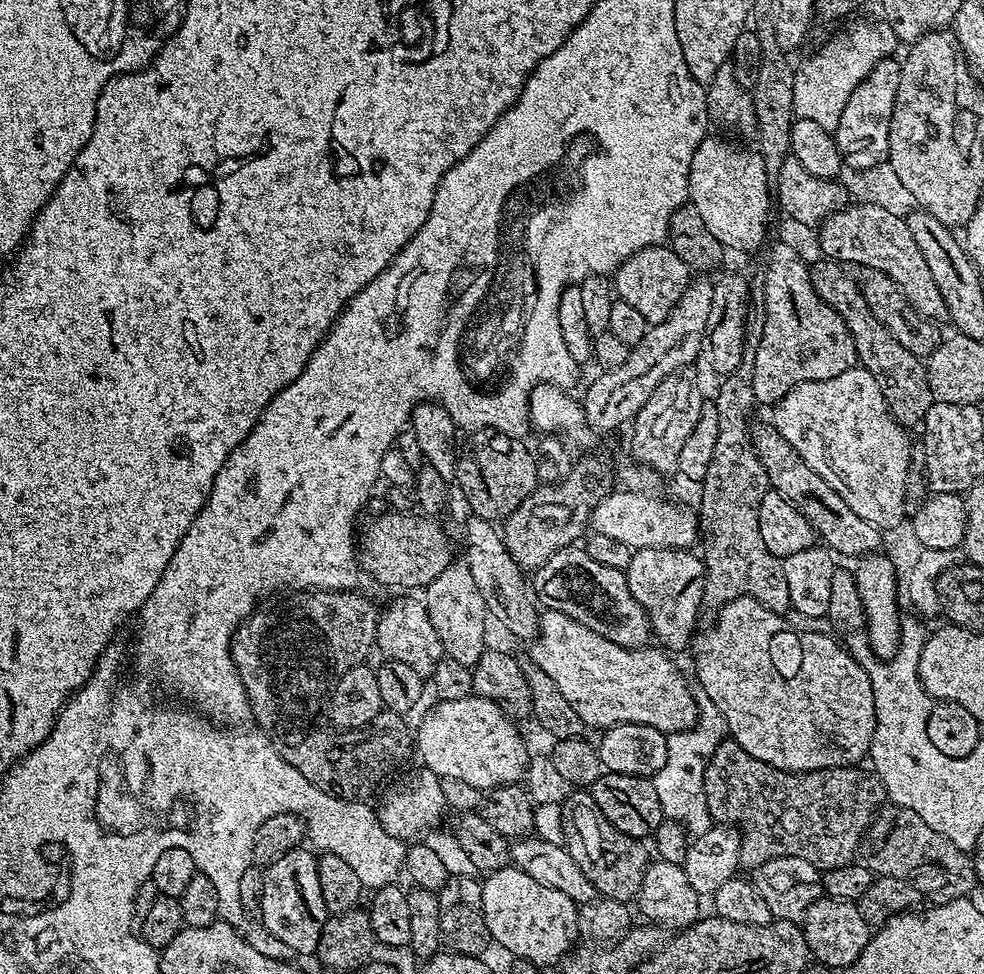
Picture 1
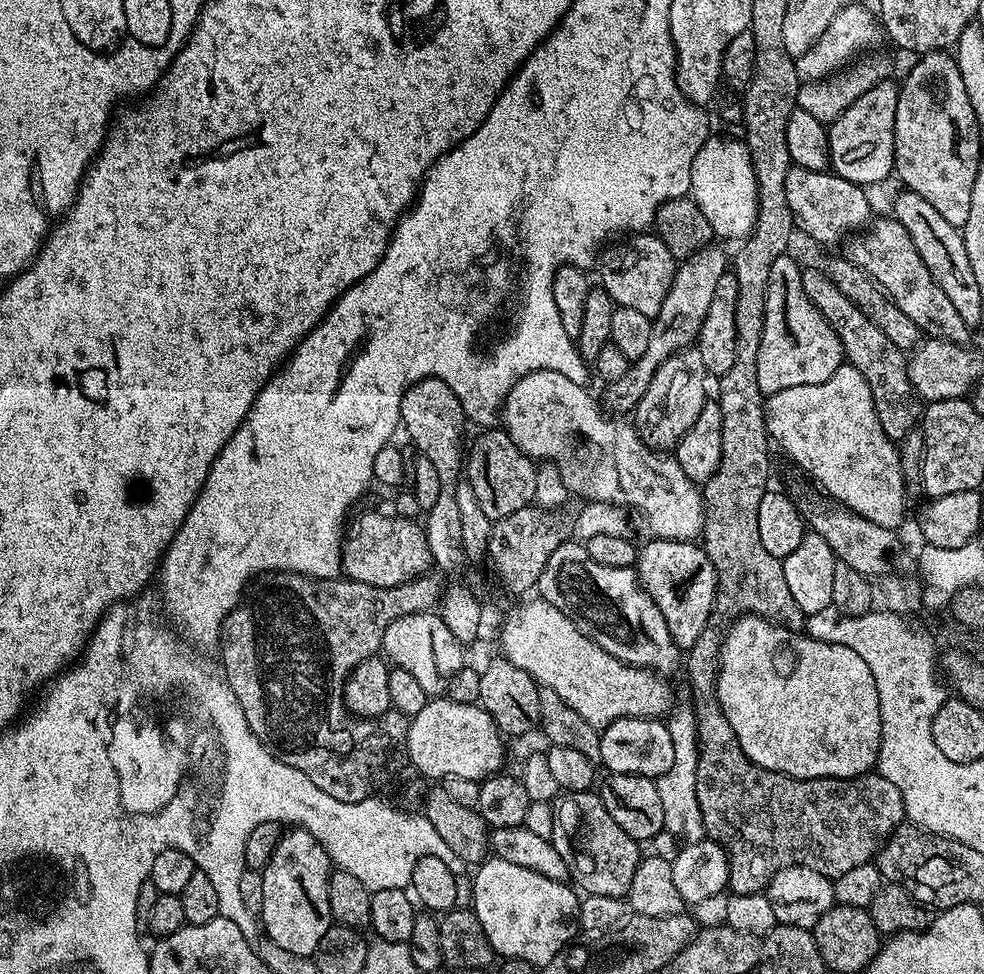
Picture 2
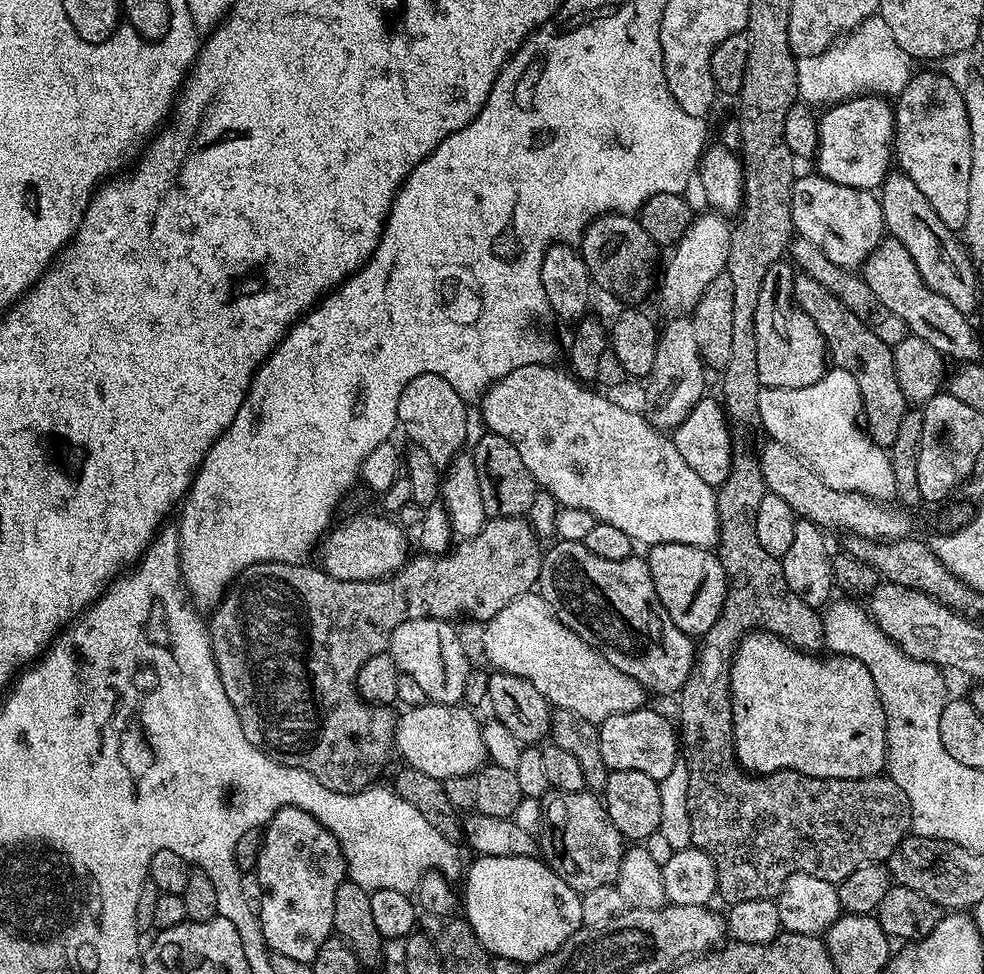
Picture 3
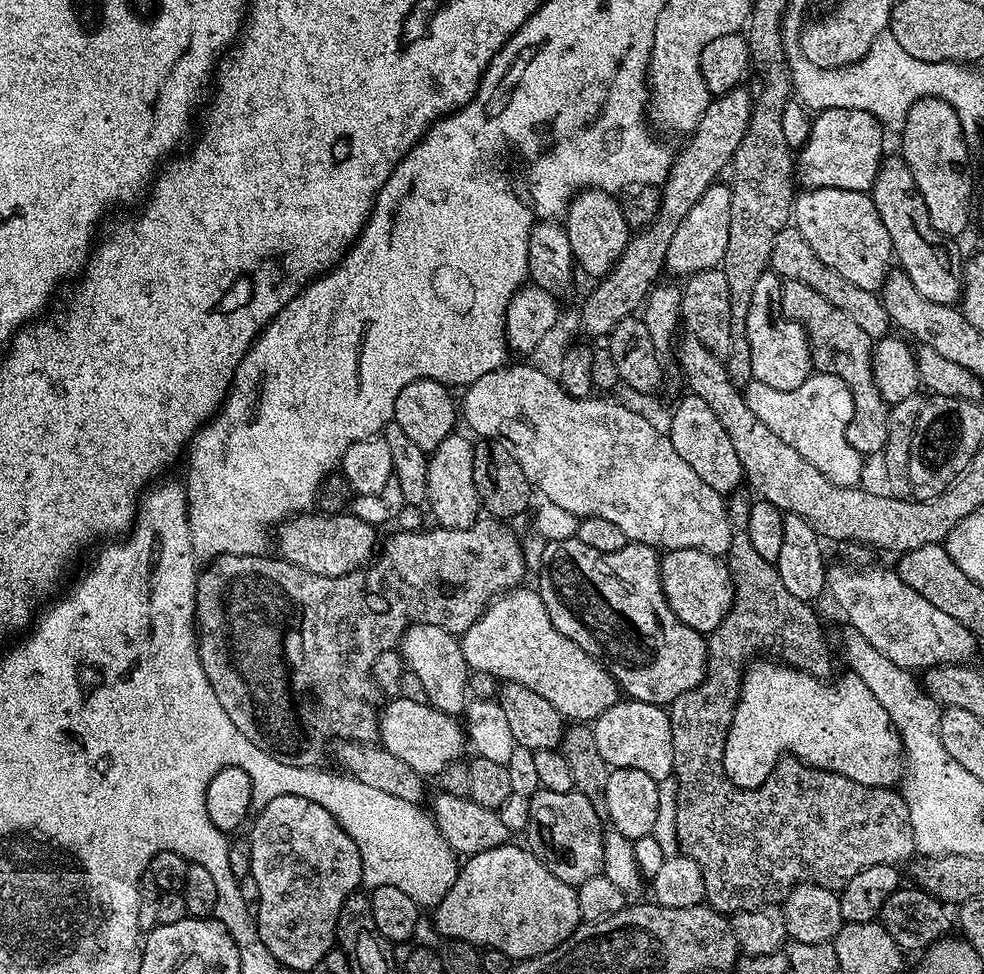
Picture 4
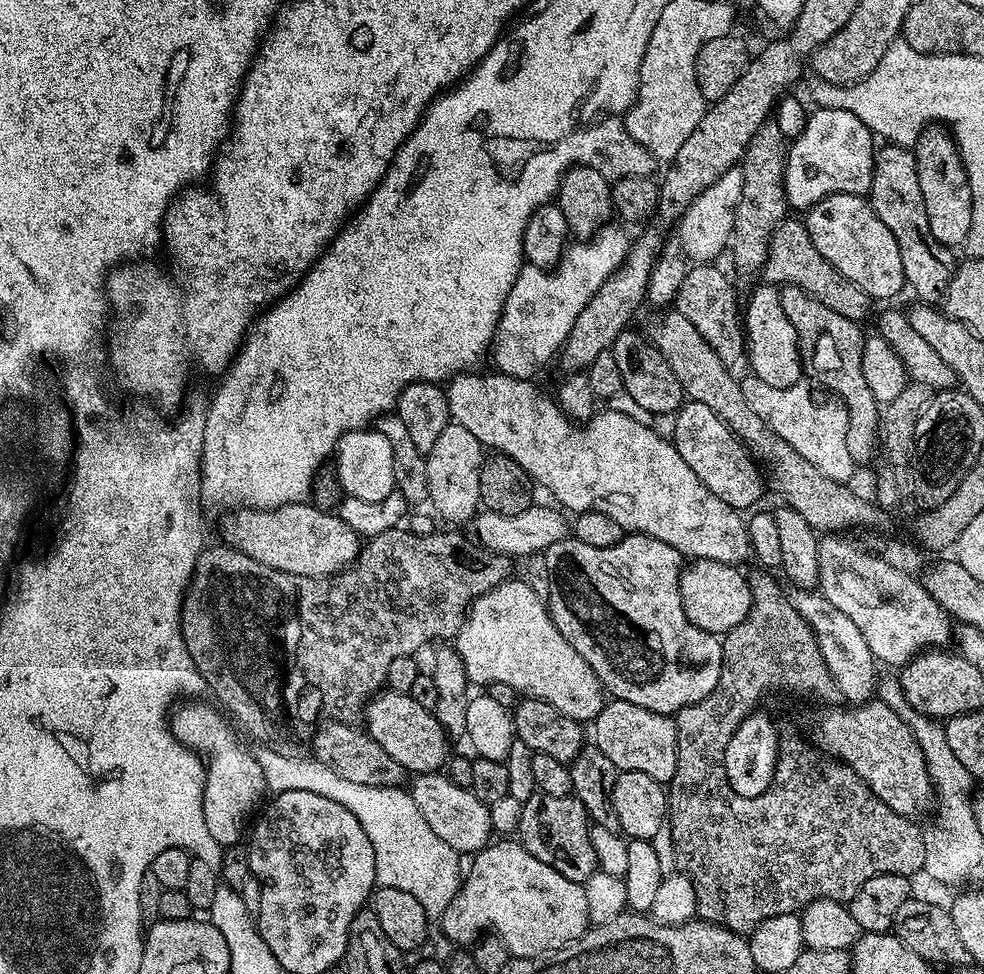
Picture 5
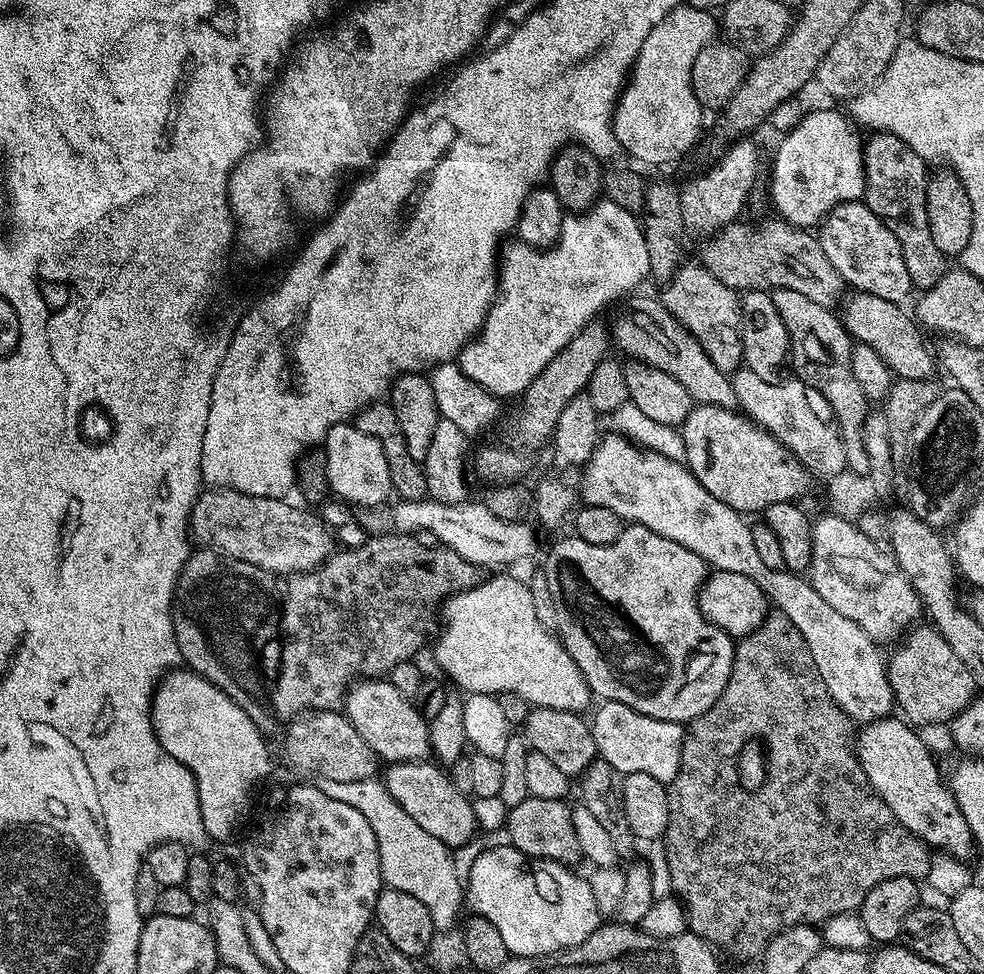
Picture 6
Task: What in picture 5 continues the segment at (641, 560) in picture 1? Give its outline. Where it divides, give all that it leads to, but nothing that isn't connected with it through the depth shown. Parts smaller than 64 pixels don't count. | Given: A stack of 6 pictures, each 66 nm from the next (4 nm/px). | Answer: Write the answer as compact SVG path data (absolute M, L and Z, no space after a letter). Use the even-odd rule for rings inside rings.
M713 560L691 561L688 568L680 573L680 593L682 608L686 610L686 618L707 632L726 634L734 630L750 614L752 591L748 585L748 576L737 565Z

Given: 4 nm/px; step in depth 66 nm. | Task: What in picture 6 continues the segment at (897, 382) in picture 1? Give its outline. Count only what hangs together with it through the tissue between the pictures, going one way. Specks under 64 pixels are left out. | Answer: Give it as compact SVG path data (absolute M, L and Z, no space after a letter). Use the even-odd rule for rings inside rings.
M774 288L770 295L782 322L786 322L790 368L796 371L793 372L795 379L801 380L808 388L818 390L823 403L832 409L832 419L840 430L842 450L846 454L847 471L867 473L870 458L866 458L866 446L862 444L862 426L870 411L870 401L866 394L862 394L862 386L858 386L850 370L852 337L833 309L818 306L818 302L798 294L798 290Z

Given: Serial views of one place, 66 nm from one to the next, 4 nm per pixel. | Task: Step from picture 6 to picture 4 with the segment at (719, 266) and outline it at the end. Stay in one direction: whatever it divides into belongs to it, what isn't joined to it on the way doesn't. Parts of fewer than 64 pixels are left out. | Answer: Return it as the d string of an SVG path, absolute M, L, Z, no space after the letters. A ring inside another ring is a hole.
M794 226L784 228L774 238L774 250L772 251L771 271L784 280L801 280L810 286L810 290L818 290L826 302L838 306L842 314L847 314L860 329L862 334L866 334L868 339L875 342L889 335L893 322L888 317L888 311L884 305L883 299L877 293L870 290L862 290L862 286L854 286L854 282L846 282L842 274L830 270L814 250L810 250L810 242L802 238L802 234Z

